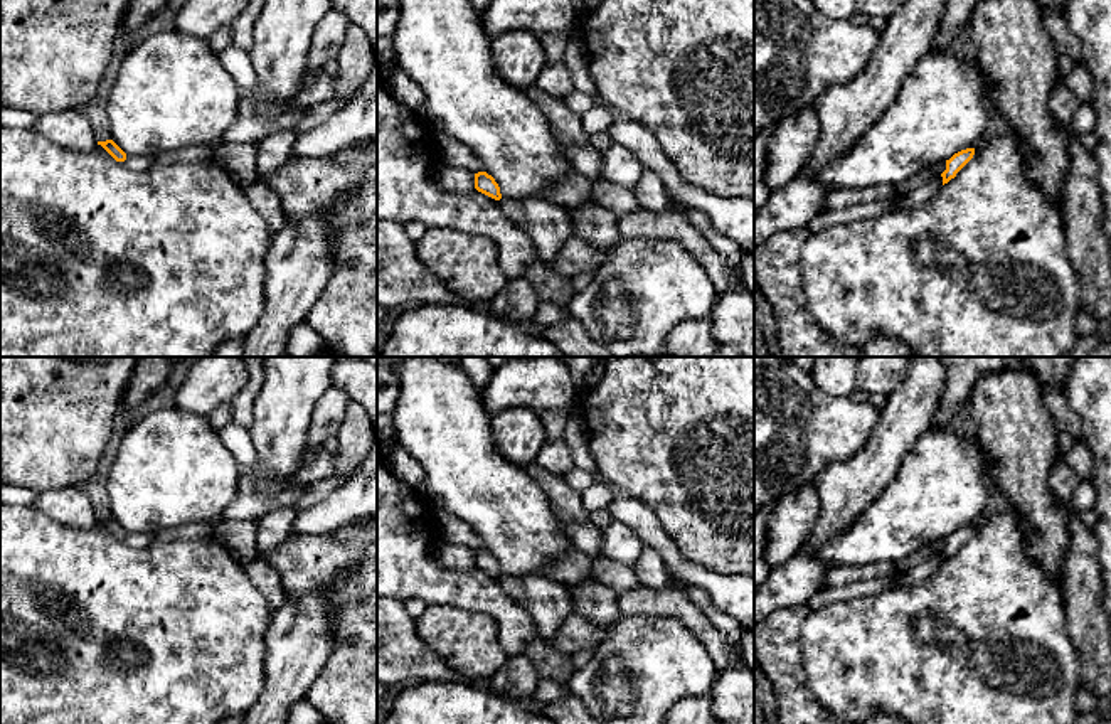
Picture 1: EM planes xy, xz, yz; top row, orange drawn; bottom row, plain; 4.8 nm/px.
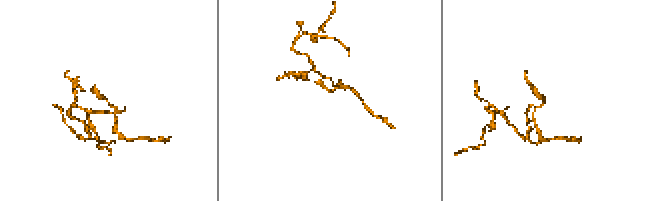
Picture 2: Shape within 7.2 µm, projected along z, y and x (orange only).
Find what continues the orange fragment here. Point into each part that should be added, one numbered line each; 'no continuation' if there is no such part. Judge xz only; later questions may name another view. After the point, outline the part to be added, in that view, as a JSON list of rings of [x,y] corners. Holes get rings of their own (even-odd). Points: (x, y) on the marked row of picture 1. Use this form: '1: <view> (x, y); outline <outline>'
no continuation

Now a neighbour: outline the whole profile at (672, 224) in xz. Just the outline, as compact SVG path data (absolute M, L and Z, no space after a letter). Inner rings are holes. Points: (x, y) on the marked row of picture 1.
M673 200L672 207L662 212L633 212L618 219L619 236L677 241L697 259L719 293L746 291L741 274L715 251L709 239L688 222L685 209L685 204Z

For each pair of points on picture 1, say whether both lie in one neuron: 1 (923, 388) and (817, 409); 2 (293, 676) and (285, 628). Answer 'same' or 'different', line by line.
1: different
2: same

